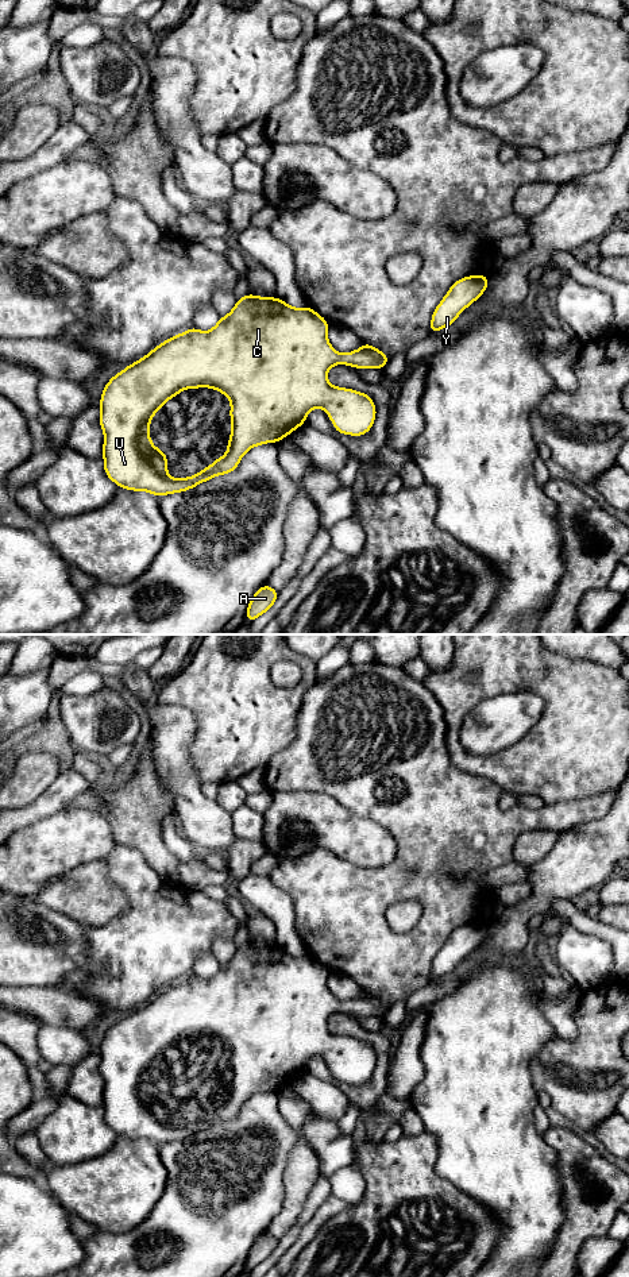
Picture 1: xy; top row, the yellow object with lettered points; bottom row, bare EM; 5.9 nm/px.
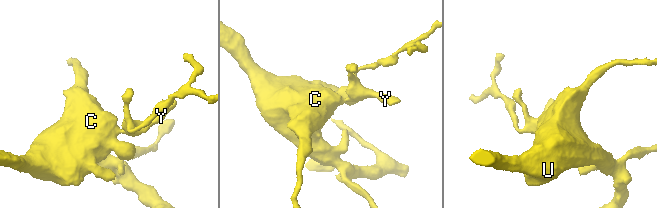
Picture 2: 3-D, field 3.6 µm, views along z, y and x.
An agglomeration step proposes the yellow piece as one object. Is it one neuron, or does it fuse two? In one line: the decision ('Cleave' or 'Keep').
Keep

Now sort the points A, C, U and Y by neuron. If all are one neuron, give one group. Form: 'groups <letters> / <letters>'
groups A C U Y

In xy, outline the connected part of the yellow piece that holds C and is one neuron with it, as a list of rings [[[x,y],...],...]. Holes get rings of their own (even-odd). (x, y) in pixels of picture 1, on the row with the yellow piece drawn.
[[[248,293],[242,298],[236,298],[234,309],[227,316],[220,317],[211,331],[204,332],[192,327],[158,344],[146,356],[109,378],[104,386],[99,404],[99,423],[104,432],[103,459],[105,475],[120,489],[148,491],[155,497],[188,491],[217,475],[235,471],[243,455],[252,447],[279,443],[305,424],[306,416],[313,408],[321,408],[328,413],[337,433],[355,437],[366,435],[373,428],[377,417],[374,400],[362,391],[332,386],[327,379],[327,373],[339,363],[354,369],[374,367],[383,370],[390,358],[366,342],[359,350],[341,355],[328,342],[328,328],[329,323],[308,305],[292,308],[279,297],[258,297]],[[198,387],[216,389],[231,401],[229,420],[234,428],[228,439],[227,454],[223,458],[215,458],[212,466],[204,467],[193,477],[174,479],[167,474],[166,452],[151,444],[148,427],[154,413],[162,409],[167,400],[177,397],[184,389]]]

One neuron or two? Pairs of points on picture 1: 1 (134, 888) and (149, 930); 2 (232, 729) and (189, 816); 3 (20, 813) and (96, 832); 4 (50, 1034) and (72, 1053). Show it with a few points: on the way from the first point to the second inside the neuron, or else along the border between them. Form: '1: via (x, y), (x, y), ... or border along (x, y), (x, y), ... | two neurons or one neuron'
1: via (145, 899), (149, 903), (149, 919) | one neuron
2: border along (189, 753), (189, 762), (203, 782) | two neurons
3: border along (65, 809), (14, 832) | two neurons
4: via (56, 1040), (66, 1048) | one neuron

